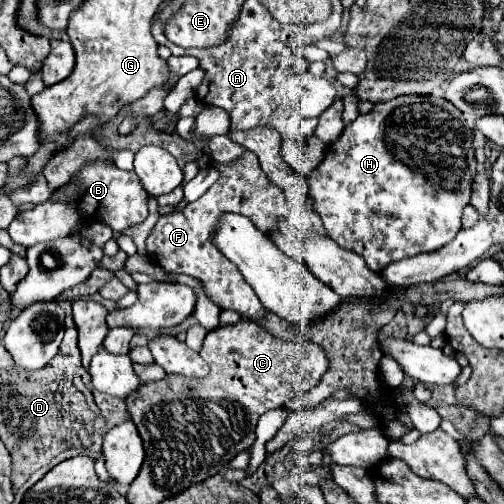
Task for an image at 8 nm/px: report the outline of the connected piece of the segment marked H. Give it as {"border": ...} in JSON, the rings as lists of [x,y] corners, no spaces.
{"border":[[[409,94],[389,102],[377,102],[371,112],[351,122],[343,134],[327,146],[323,162],[307,180],[313,208],[321,216],[327,234],[339,246],[361,254],[373,272],[381,272],[389,262],[433,252],[457,236],[463,208],[471,200],[475,174],[473,130],[467,126],[463,114],[445,98]]]}

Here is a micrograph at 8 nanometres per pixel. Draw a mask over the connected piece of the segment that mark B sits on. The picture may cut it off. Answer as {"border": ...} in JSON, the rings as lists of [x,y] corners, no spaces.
{"border":[[[95,158],[87,164],[83,164],[71,176],[71,180],[59,188],[59,192],[65,192],[67,186],[75,186],[75,196],[77,196],[75,200],[61,202],[61,200],[49,198],[13,218],[13,222],[7,228],[13,242],[17,242],[25,248],[39,244],[39,242],[51,242],[51,240],[57,240],[57,238],[77,232],[83,224],[89,224],[93,220],[103,222],[117,232],[123,232],[129,226],[139,224],[147,218],[149,194],[145,192],[143,184],[139,184],[139,178],[135,176],[135,172],[121,170],[111,160]]]}

